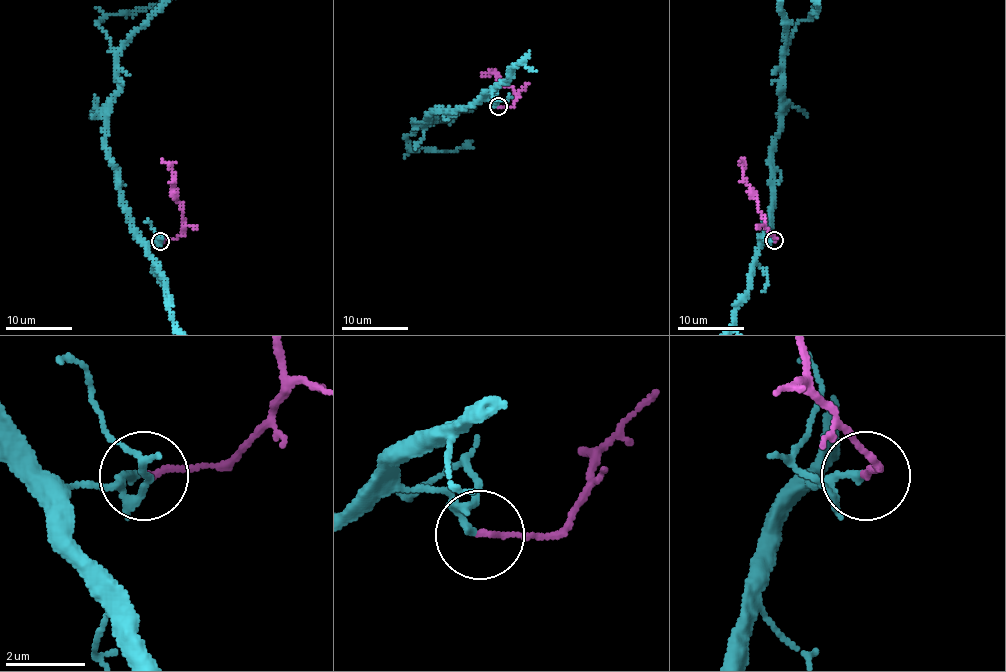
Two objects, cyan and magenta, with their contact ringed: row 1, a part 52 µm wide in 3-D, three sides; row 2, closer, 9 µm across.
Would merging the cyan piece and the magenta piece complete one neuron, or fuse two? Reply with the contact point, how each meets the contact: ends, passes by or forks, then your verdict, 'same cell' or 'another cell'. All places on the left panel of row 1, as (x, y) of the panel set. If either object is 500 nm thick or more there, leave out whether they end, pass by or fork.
at (160, 241); cyan passes by; magenta ends there; same cell

